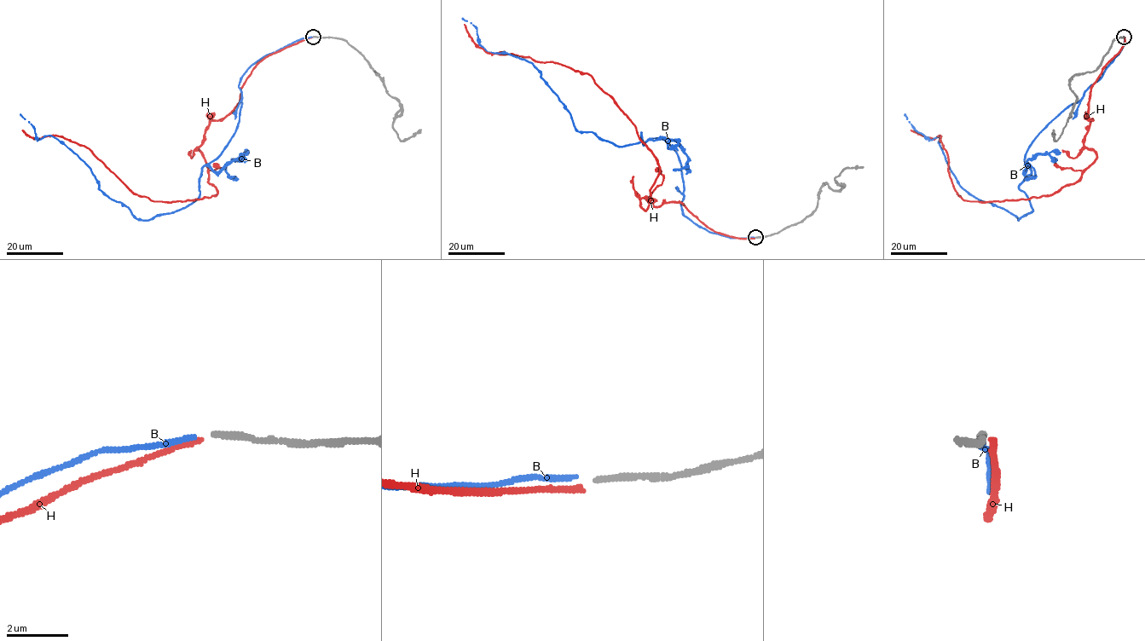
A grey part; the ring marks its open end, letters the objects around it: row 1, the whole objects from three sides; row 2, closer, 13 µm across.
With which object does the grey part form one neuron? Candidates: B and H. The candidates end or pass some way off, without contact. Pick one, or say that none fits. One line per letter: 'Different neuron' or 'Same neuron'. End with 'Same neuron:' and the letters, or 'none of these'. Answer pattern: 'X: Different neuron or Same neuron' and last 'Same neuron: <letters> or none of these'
B: Different neuron
H: Different neuron
Same neuron: none of these

